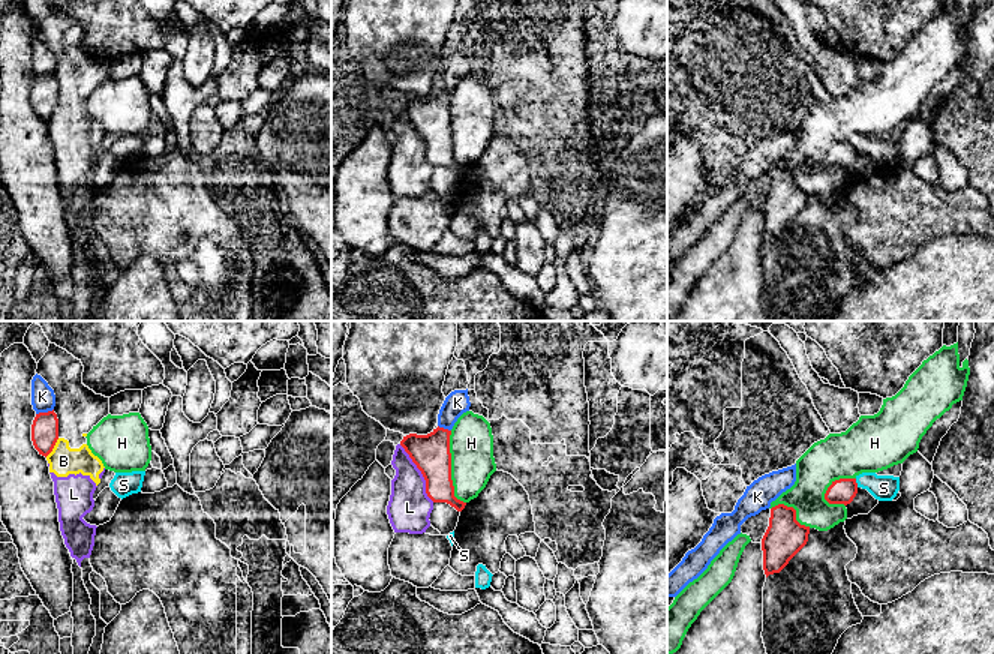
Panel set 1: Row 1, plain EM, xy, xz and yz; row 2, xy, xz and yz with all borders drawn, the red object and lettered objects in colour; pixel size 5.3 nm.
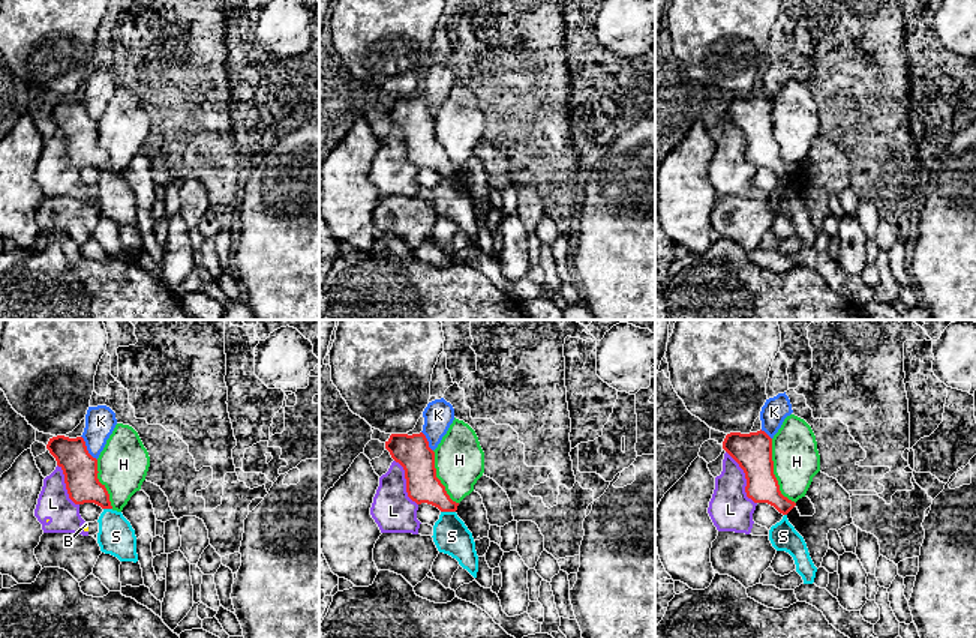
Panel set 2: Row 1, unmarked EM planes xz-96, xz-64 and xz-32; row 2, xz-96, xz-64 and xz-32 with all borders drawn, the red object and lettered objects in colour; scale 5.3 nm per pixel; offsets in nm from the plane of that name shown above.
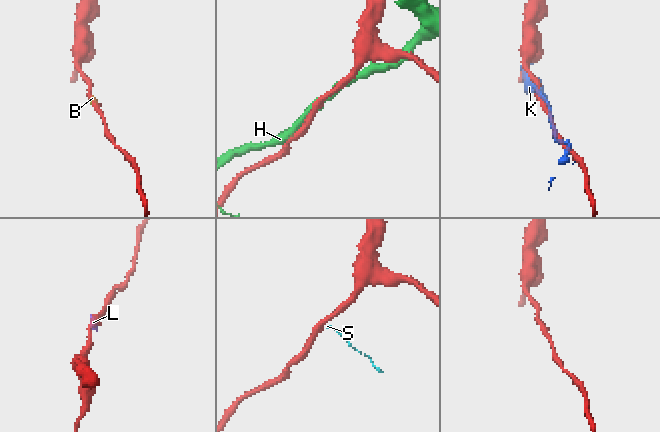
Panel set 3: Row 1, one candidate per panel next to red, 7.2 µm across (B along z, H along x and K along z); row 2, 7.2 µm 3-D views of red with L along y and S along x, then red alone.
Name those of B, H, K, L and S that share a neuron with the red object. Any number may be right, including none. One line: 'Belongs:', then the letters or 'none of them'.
Belongs: none of them

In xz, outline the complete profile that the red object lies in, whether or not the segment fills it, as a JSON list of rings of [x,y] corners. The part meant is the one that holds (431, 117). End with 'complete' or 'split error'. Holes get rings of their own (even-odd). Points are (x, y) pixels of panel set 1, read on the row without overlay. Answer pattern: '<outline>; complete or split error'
[[[436,92],[427,99],[409,98],[400,110],[421,135],[426,144],[426,158],[433,166],[447,166],[462,176],[466,166],[454,160],[451,144],[451,94]]]; complete

